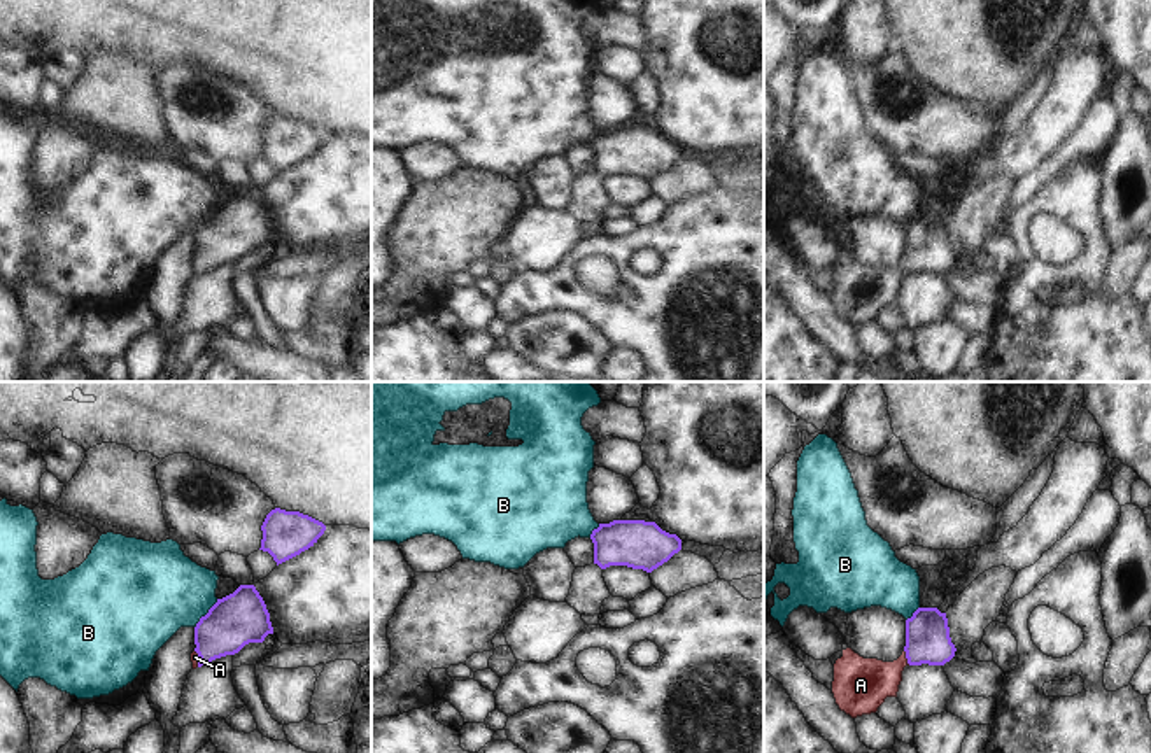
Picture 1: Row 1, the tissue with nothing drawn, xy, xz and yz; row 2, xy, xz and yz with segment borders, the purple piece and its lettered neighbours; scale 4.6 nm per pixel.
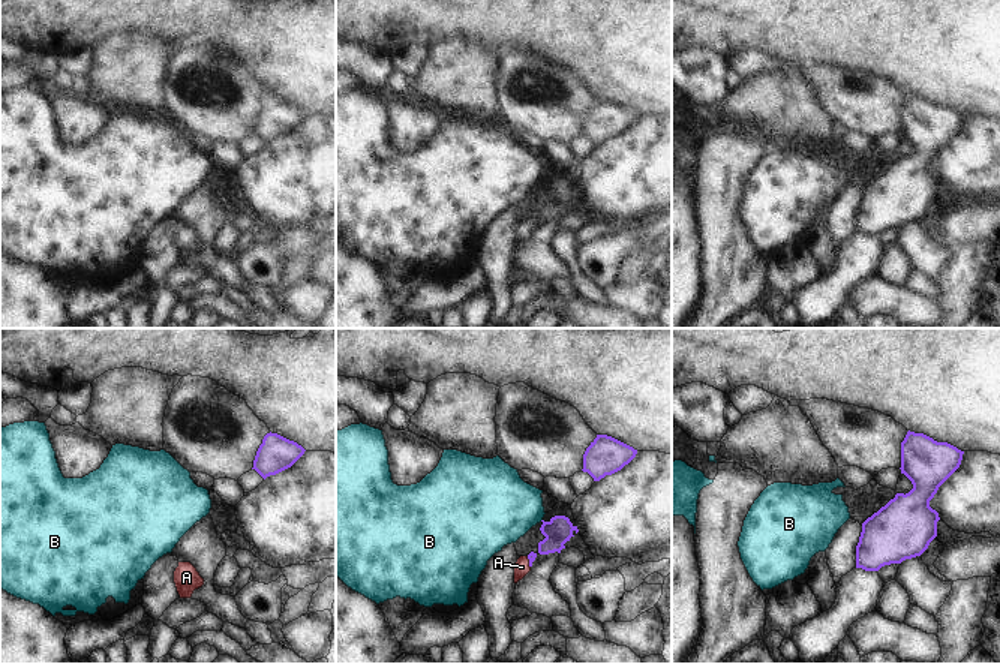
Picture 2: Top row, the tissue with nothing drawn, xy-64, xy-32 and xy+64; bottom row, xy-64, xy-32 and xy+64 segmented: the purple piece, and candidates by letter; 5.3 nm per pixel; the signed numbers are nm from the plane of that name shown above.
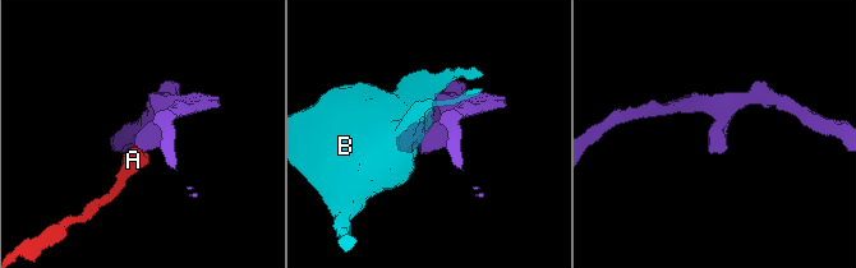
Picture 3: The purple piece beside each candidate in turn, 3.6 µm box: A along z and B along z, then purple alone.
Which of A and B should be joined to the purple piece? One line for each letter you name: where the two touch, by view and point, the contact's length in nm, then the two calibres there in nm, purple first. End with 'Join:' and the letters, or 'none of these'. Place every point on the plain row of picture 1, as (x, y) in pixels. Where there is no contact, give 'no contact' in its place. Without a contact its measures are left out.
A: contact yz (906, 265); length 80 nm; calibres 200 and 260 nm
Join: A

